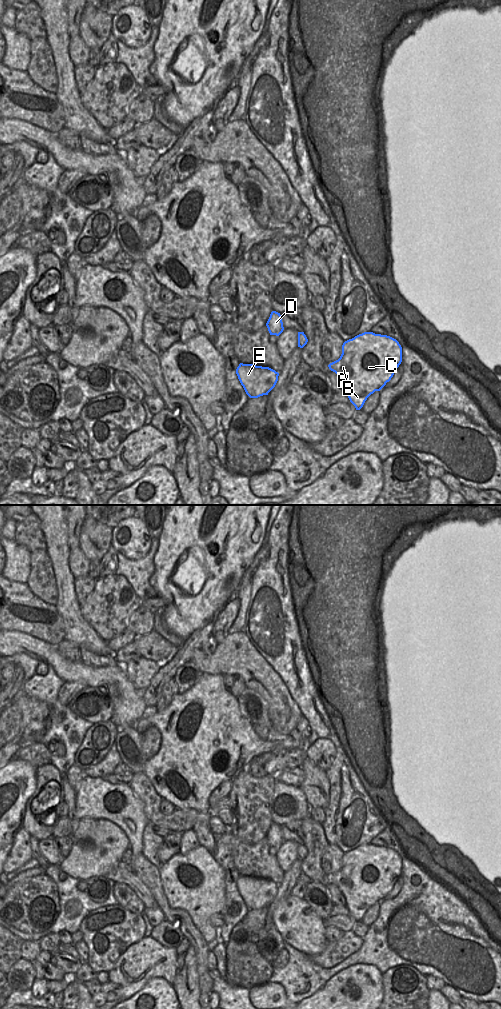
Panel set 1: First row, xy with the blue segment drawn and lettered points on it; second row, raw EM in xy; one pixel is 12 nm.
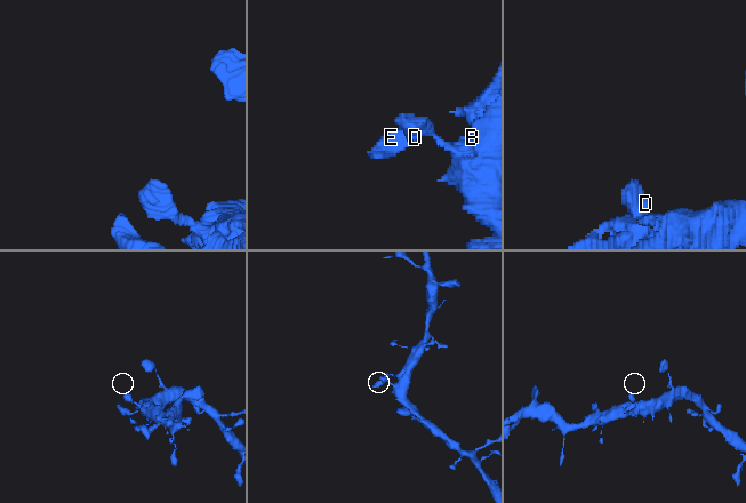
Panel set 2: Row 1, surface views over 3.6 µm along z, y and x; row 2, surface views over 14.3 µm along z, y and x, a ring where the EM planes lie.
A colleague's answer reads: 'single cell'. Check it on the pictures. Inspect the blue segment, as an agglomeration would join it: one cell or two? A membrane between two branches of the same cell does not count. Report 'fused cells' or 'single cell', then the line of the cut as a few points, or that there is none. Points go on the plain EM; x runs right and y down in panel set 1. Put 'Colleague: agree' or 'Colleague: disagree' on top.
Colleague: agree
single cell; cut none

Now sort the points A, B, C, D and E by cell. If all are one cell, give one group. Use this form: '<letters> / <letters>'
A B C D E

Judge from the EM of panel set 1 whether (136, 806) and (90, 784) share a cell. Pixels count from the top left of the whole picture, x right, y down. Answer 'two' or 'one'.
one

